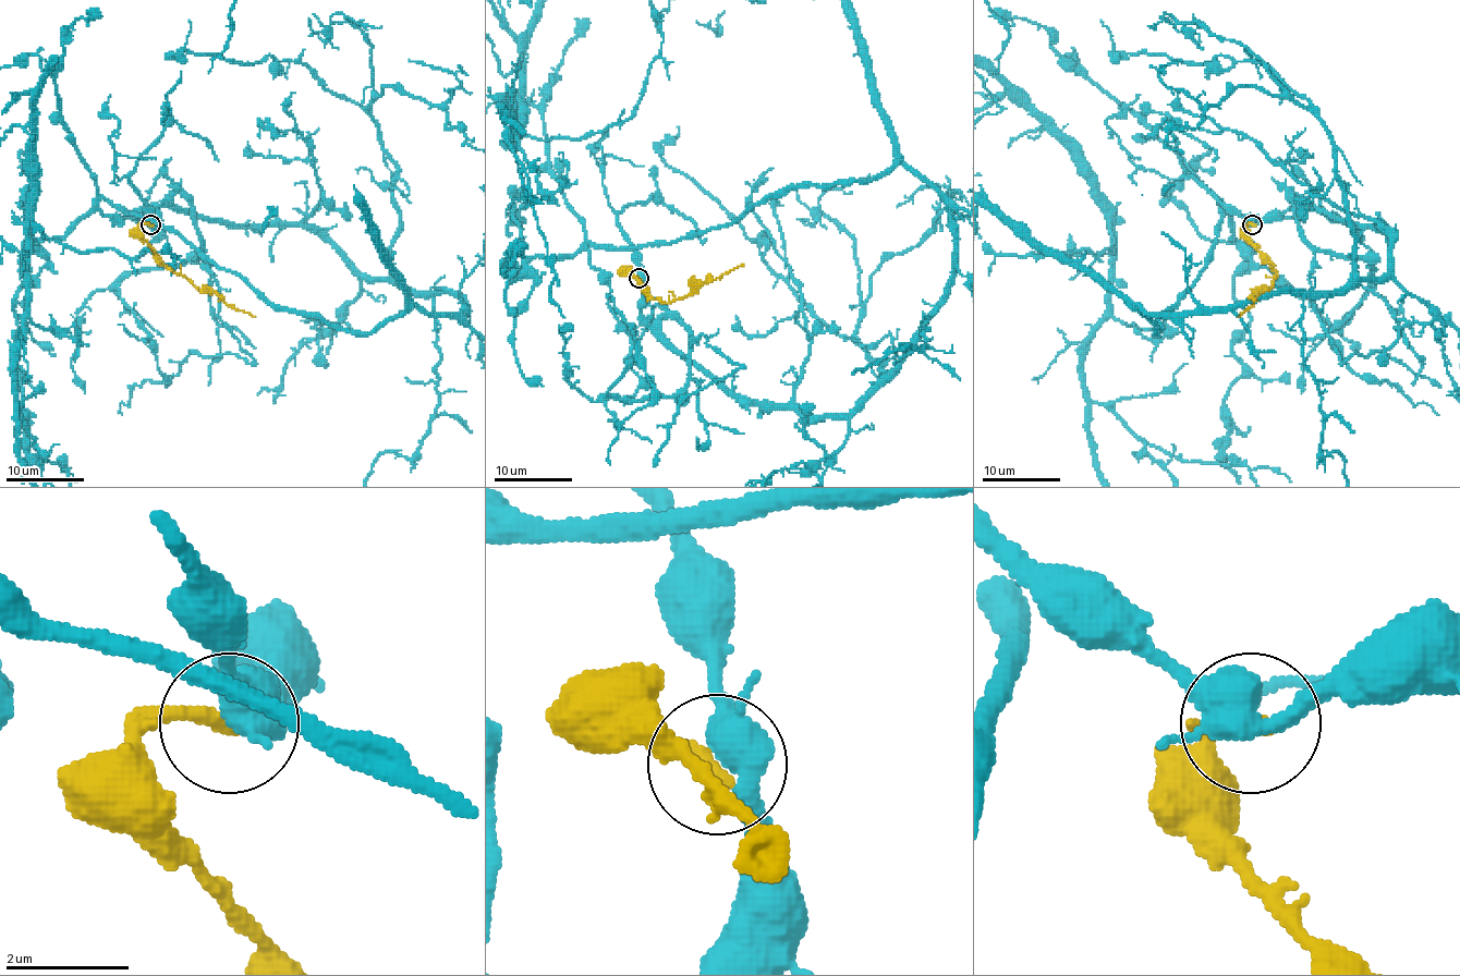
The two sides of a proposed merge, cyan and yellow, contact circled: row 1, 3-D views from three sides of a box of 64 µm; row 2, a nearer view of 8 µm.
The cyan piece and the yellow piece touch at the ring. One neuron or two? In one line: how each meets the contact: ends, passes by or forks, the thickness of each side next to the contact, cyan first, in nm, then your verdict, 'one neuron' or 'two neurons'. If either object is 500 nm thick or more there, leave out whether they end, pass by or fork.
cyan forks | yellow ends | 460/280 nm | one neuron

